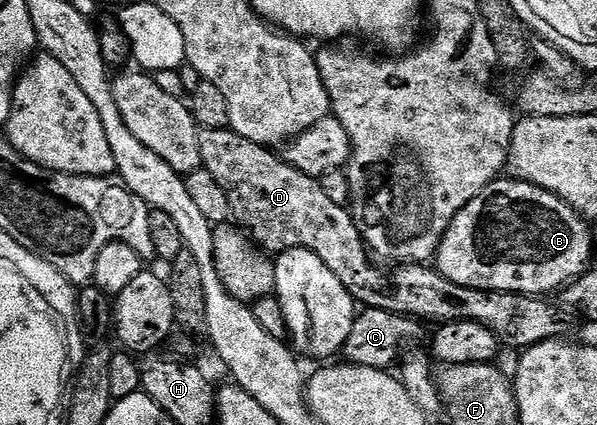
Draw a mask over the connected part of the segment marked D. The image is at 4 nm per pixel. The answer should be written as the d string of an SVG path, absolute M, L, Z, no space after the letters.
M230 127L202 129L199 145L203 159L201 167L217 178L217 186L221 186L229 198L231 220L267 254L294 248L317 254L317 258L341 278L341 286L349 290L356 305L380 308L420 322L432 320L435 326L479 322L481 326L487 326L507 350L526 350L576 331L576 313L566 306L550 304L550 299L541 296L457 286L457 282L449 282L449 278L427 264L402 265L398 269L399 288L391 288L385 273L367 265L368 257L350 211L332 202L325 190L321 190L316 177L301 174L301 170L289 166L282 155L275 153L274 156L270 147L241 138L241 134L232 132Z

